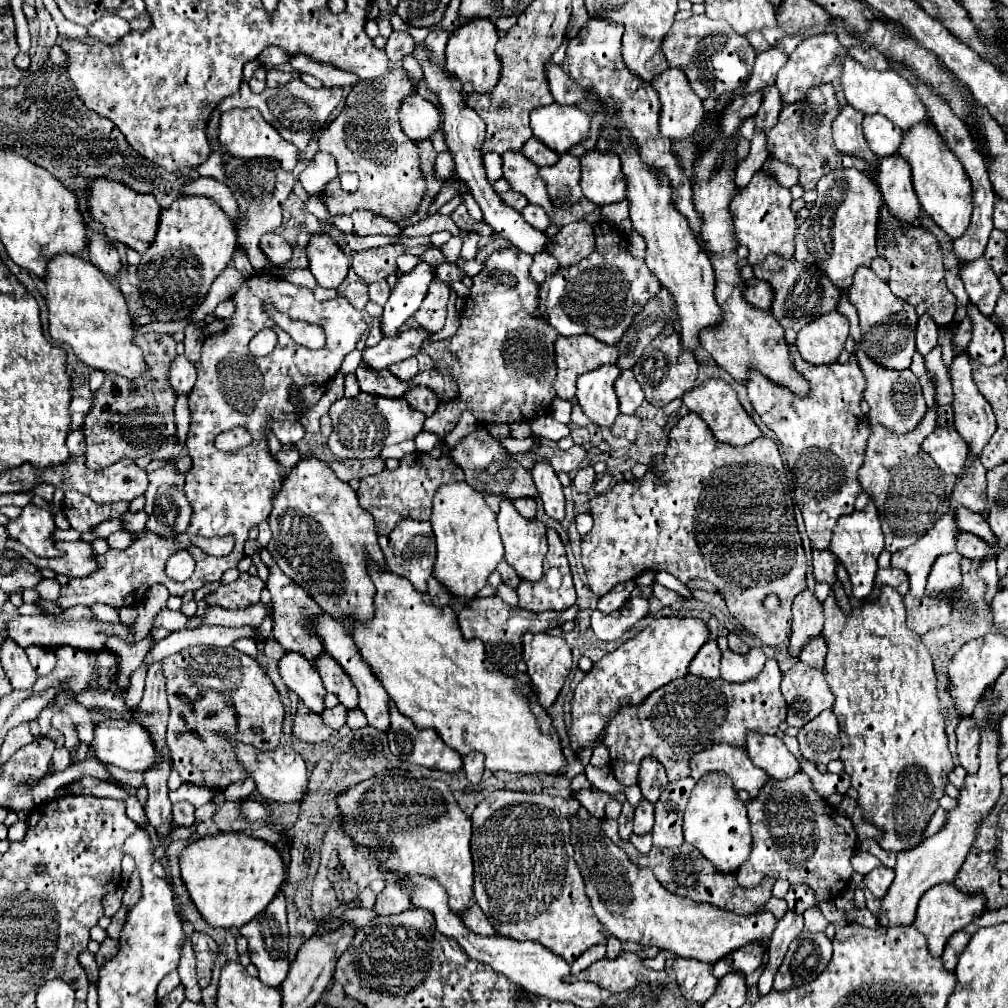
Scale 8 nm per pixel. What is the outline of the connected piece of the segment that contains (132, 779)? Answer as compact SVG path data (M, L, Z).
M106 766L108 772L118 778L120 782L128 784L128 786L134 786L134 788L140 788L142 786L142 780L144 780L144 774L142 772L126 772L126 770L116 770L114 766Z

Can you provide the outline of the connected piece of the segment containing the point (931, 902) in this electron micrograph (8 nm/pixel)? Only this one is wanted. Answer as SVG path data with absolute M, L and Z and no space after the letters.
M940 884L940 886L934 886L932 890L928 890L928 894L924 894L924 898L920 898L914 926L926 936L930 954L934 958L940 958L948 938L954 932L962 930L972 920L976 920L982 912L984 912L984 902L980 902L980 898L966 898L966 894L960 894L960 890L956 890L952 884Z

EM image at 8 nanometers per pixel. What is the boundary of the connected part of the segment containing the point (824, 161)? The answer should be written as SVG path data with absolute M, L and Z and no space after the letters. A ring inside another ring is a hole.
M832 84L816 86L816 88L808 90L806 98L802 98L798 104L784 104L782 112L778 116L778 124L766 132L768 152L770 154L780 154L782 162L792 164L792 166L798 168L798 172L800 172L800 186L804 190L814 190L816 182L822 176L826 176L826 174L830 174L834 170L842 170L842 168L856 168L860 172L866 170L866 166L864 166L864 162L860 162L860 158L844 158L844 154L836 154L836 146L832 146L832 138L828 136L828 132L818 132L820 124L816 124L814 138L810 134L810 116L812 116L812 110L824 114L830 108L826 108L826 106L818 108L818 104L838 104L834 92L828 92L830 88L832 88Z

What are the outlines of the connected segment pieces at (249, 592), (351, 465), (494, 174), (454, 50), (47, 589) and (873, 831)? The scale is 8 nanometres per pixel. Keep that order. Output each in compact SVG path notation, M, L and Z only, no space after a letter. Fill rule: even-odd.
M240 574L240 578L232 584L220 586L216 592L206 594L208 606L222 606L226 610L244 610L260 602L260 592L264 582L252 574Z
M380 456L368 458L368 460L338 460L338 462L332 462L330 468L342 482L350 482L352 478L362 480L366 476L380 474L386 468L386 460Z
M484 154L482 156L482 162L484 162L484 168L486 168L486 178L490 184L494 184L496 180L502 178L502 158L500 154Z
M480 18L480 20L470 20L470 22L462 24L462 28L450 36L448 46L446 46L448 74L452 78L460 80L462 84L470 82L474 92L478 92L478 94L490 92L500 78L500 60L496 58L496 52L494 52L496 42L498 42L498 30L490 20Z
M54 578L42 580L34 590L38 592L38 596L40 596L42 600L50 600L50 602L54 602L54 600L60 596L60 584L58 584L58 580L54 580Z
M858 822L856 826L856 832L858 832L858 840L864 840L864 838L880 838L880 830L868 822Z

